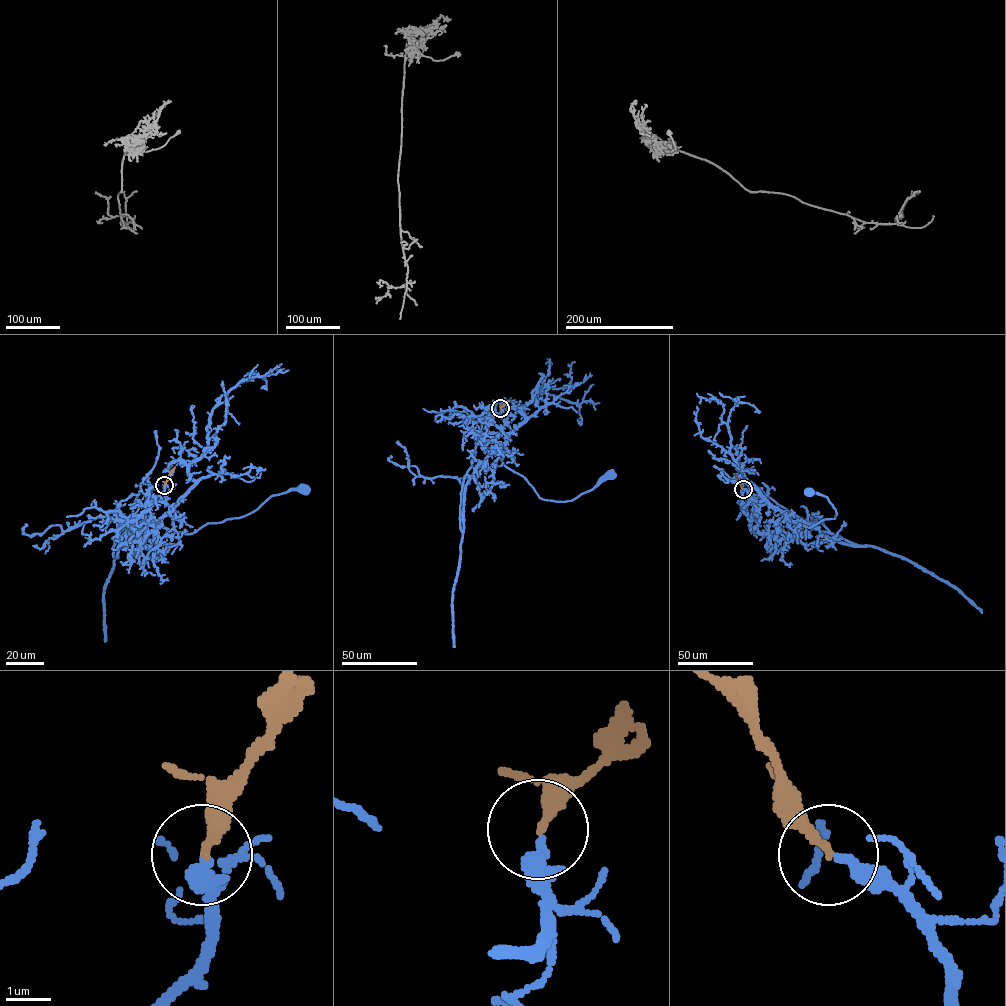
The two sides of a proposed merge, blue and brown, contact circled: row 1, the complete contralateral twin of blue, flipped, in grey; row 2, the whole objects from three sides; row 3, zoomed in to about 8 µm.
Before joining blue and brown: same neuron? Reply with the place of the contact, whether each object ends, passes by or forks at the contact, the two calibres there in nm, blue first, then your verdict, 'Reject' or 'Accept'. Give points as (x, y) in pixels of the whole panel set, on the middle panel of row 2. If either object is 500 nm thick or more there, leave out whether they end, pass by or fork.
Place: (500, 408). At the ring blue ends. At the ring brown ends. Thickness 300 nm (blue) against 190 nm. Reject

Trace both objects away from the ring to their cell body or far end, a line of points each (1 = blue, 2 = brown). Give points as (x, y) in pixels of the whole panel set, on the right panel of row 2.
1: (743, 489), (754, 501), (777, 508), (792, 520), (807, 527), (834, 519), (836, 510), (828, 499), (808, 491)
2: (743, 489), (735, 474)

